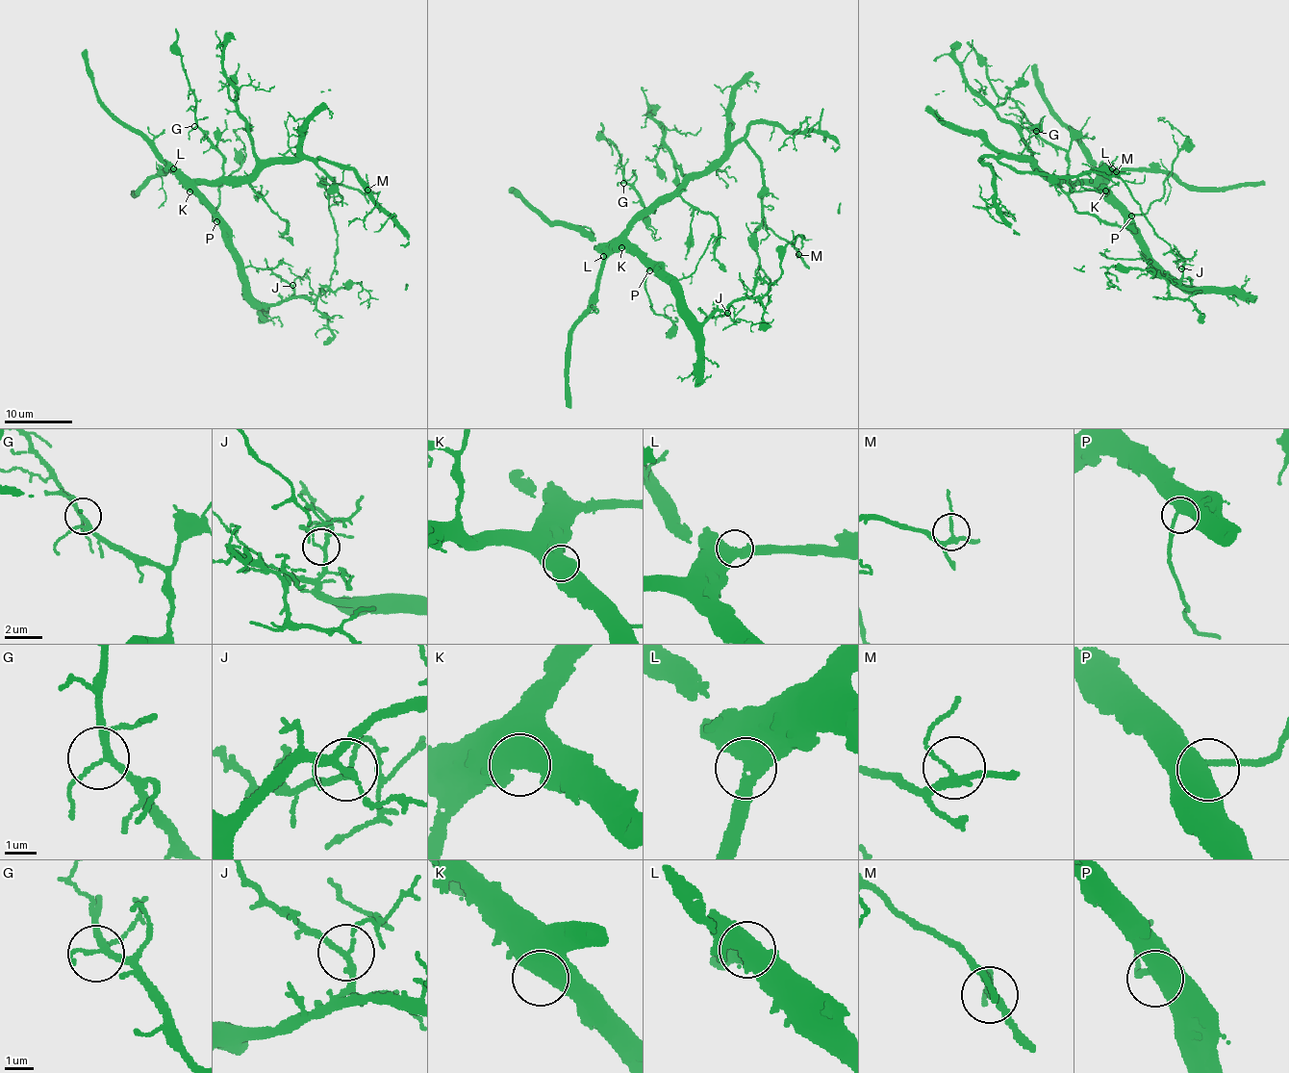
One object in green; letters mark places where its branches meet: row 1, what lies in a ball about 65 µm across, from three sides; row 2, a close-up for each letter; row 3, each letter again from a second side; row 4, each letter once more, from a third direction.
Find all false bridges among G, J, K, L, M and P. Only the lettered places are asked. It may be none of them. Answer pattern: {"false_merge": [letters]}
{"false_merge": []}

